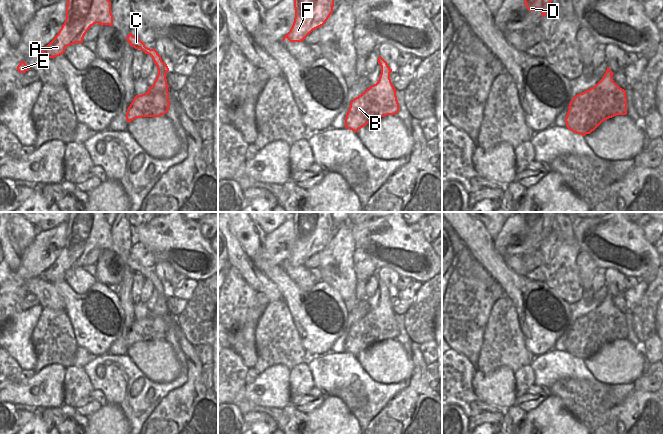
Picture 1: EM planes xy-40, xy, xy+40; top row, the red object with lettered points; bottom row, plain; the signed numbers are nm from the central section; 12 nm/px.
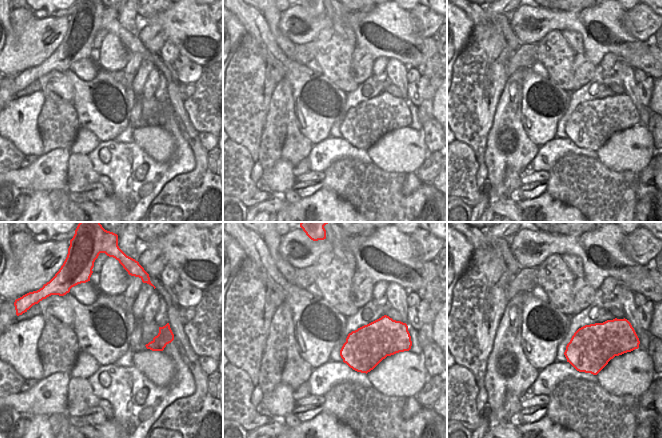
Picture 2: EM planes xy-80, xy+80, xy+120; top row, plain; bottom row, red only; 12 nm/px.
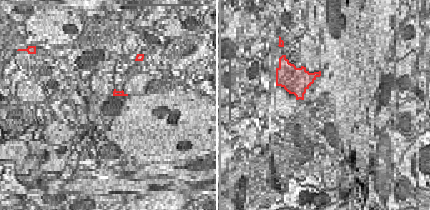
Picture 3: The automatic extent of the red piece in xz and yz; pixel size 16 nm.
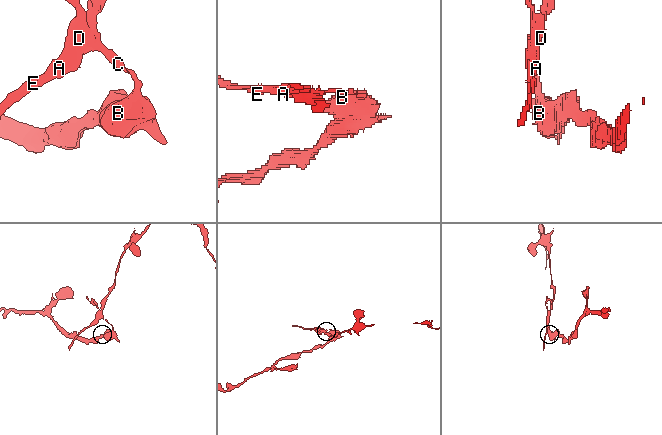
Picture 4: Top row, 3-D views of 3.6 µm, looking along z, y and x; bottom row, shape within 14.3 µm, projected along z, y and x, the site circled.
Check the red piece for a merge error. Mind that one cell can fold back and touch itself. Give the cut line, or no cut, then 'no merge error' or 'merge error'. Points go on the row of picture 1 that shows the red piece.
cut in xy along (389, 75), (380, 77); merge error

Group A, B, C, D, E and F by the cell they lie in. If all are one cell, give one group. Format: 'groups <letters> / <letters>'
groups A C D E F / B

